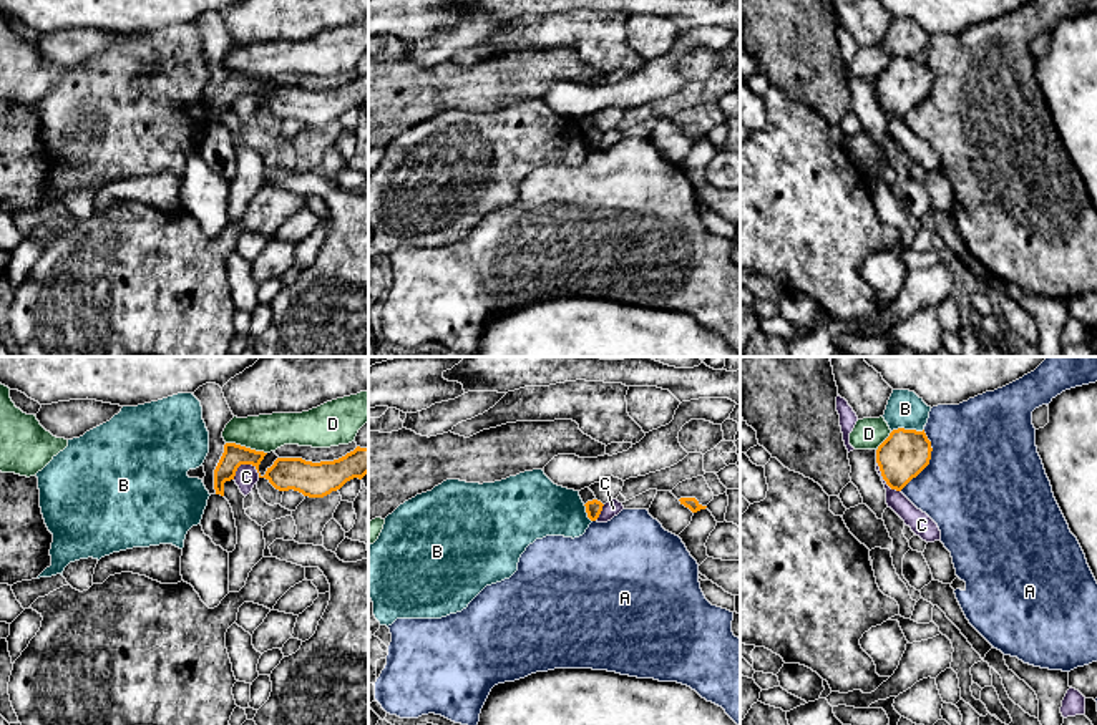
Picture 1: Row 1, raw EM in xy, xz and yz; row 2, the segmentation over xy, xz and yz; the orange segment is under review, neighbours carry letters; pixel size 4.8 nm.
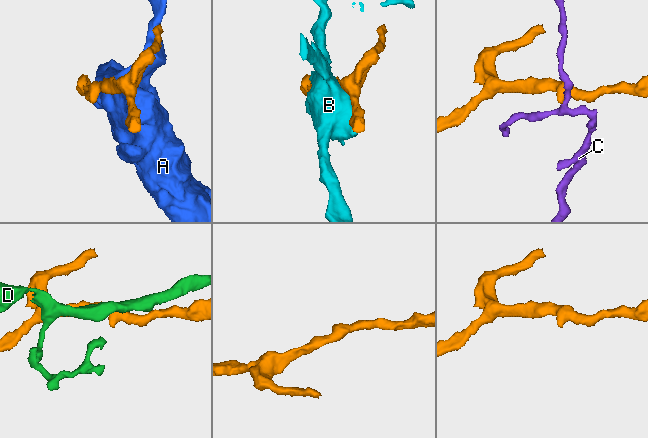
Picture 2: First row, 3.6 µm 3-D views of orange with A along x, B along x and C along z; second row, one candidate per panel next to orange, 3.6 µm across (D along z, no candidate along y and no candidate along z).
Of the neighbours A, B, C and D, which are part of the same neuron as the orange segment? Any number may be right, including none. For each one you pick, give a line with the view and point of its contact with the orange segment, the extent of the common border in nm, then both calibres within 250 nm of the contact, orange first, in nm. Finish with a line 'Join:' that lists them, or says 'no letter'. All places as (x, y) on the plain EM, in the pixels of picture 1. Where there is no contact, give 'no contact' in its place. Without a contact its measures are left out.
Join: no letter

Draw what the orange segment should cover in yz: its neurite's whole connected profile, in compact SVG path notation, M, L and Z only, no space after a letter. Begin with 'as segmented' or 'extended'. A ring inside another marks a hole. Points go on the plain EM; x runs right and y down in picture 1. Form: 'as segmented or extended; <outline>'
as segmented; M898 56L878 75L876 91L886 113L901 119L929 93L931 80L924 58Z

